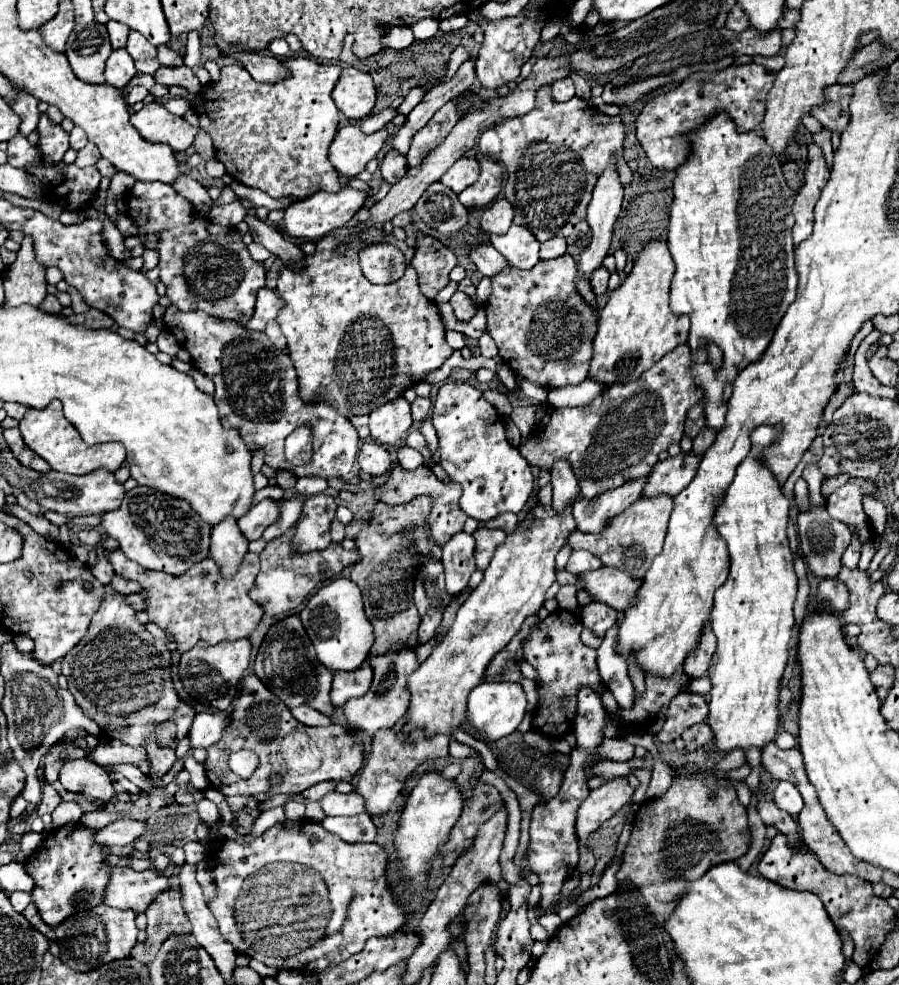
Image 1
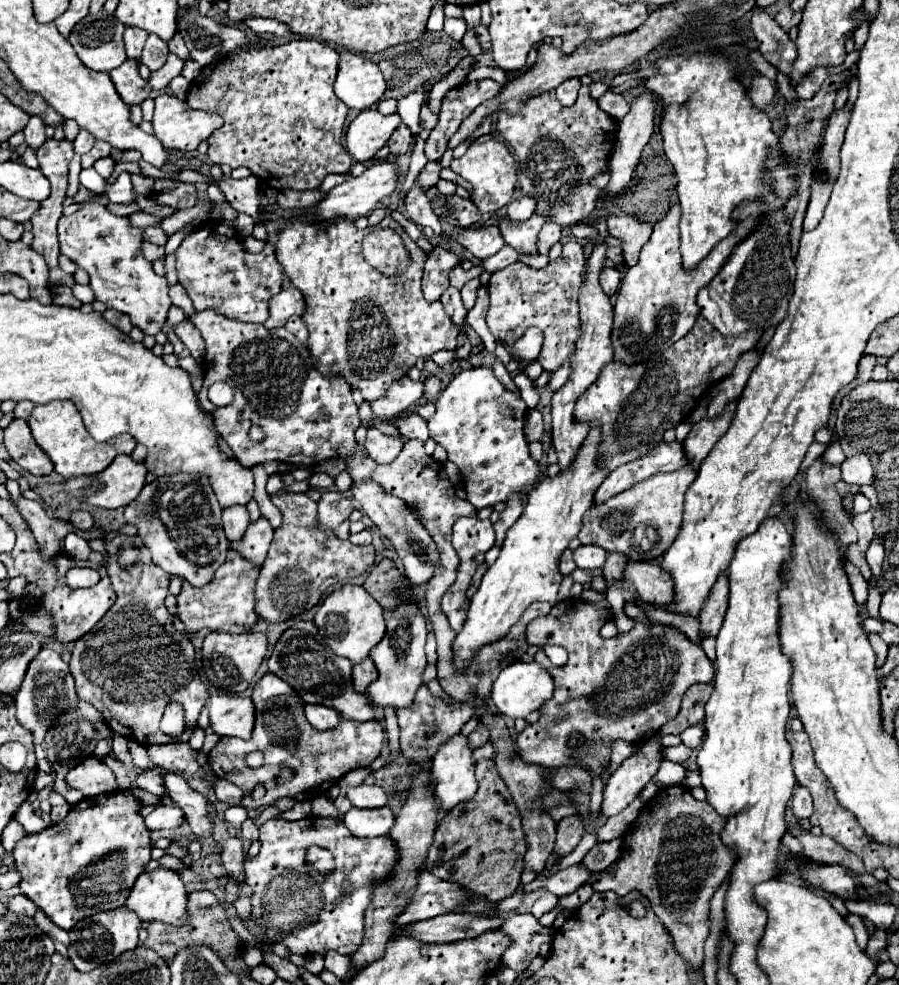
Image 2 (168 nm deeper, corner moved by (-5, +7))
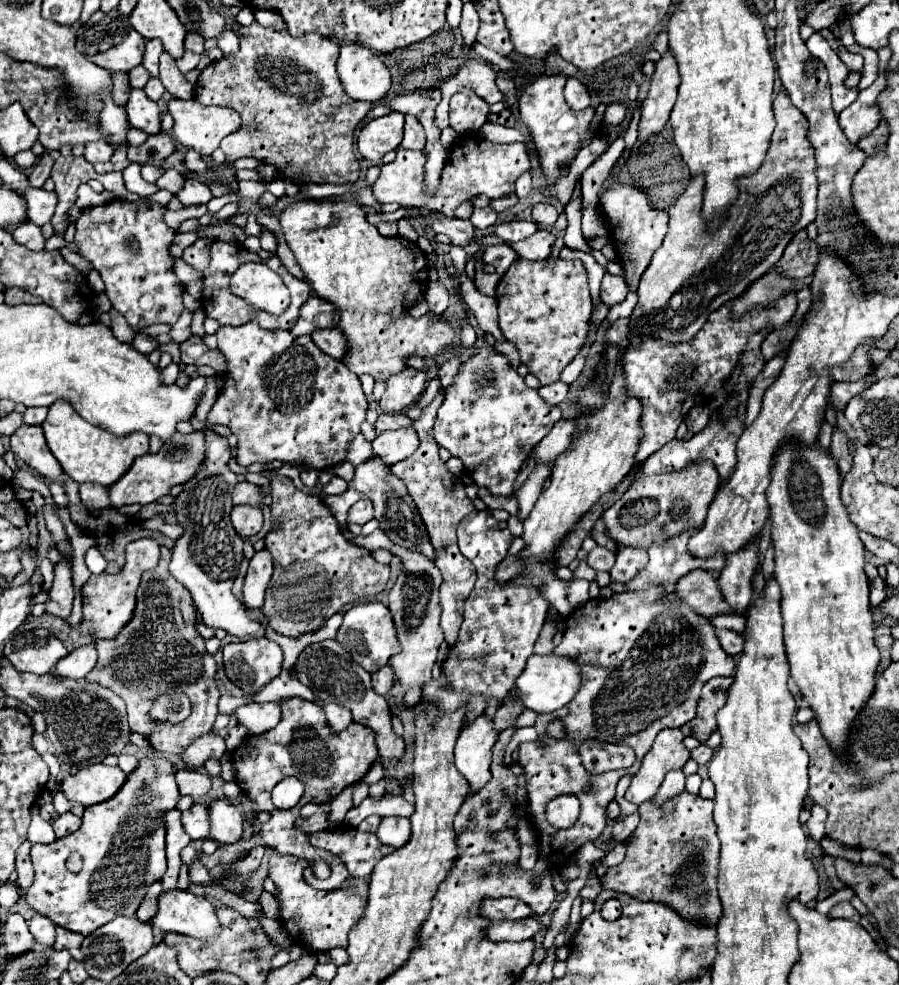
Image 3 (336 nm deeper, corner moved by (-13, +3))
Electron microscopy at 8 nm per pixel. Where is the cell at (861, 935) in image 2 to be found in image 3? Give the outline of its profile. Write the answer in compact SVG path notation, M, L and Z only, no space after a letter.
M840 902L840 904L836 904L836 906L830 910L828 916L832 916L832 918L850 918L852 922L860 924L860 914L856 912L856 908L854 908L850 902Z

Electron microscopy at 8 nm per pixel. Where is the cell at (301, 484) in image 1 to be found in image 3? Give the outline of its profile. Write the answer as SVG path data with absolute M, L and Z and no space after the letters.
M334 476L334 478L322 488L322 492L324 492L324 494L342 494L346 488L348 488L348 484L346 484L340 476Z

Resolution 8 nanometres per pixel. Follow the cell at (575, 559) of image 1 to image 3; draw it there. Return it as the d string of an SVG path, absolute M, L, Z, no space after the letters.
M596 546L590 554L588 554L588 566L592 566L594 570L610 570L614 566L614 552L610 552L608 548L602 548L602 546Z

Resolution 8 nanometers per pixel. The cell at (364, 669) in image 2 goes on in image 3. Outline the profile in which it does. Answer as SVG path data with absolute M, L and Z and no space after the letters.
M382 666L378 672L372 674L372 686L374 686L376 694L384 696L390 690L392 682L394 682L394 674L392 674L390 666Z

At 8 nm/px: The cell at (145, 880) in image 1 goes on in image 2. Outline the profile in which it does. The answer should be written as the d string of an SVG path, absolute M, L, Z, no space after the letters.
M158 868L154 872L144 872L136 880L126 900L126 906L134 910L142 922L164 922L170 926L184 926L188 922L186 904L188 904L188 892L186 892L184 882L180 880L176 872L164 870L164 868Z

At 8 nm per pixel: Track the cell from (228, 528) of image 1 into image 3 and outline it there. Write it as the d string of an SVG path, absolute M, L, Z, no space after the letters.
M234 506L230 518L232 518L234 530L236 530L242 538L250 538L250 536L258 534L260 528L262 528L262 510L260 510L260 508Z

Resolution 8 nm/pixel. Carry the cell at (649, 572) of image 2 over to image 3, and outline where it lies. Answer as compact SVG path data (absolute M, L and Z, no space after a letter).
M694 570L682 576L676 584L674 596L706 618L730 612L718 590L718 580L706 570Z

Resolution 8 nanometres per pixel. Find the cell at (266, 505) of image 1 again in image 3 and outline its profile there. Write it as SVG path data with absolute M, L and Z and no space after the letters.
M262 548L260 552L254 552L246 582L244 582L244 604L248 608L262 608L264 602L264 590L272 576L272 556L268 548Z

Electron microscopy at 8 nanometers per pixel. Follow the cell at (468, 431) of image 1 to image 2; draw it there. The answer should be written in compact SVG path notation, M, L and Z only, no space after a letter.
M486 366L462 370L438 394L436 412L428 420L430 438L448 452L448 460L462 472L468 502L476 510L504 502L510 492L528 492L536 484L538 464L530 458L524 436L526 414L526 402L510 392Z

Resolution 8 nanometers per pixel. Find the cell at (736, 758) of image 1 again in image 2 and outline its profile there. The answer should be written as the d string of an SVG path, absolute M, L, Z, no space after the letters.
M664 760L658 774L654 776L656 782L660 782L662 786L676 786L684 780L686 776L686 768L678 762L670 762L670 760Z

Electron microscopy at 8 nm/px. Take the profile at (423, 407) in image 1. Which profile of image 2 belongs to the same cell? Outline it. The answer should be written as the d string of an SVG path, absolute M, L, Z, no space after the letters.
M428 376L424 382L424 398L434 400L440 392L440 384L442 384L442 380L438 376Z

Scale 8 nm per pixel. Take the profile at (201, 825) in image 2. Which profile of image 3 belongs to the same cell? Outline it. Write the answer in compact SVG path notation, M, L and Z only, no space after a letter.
M212 800L210 808L210 832L208 838L216 842L236 842L242 836L242 814L226 800Z

